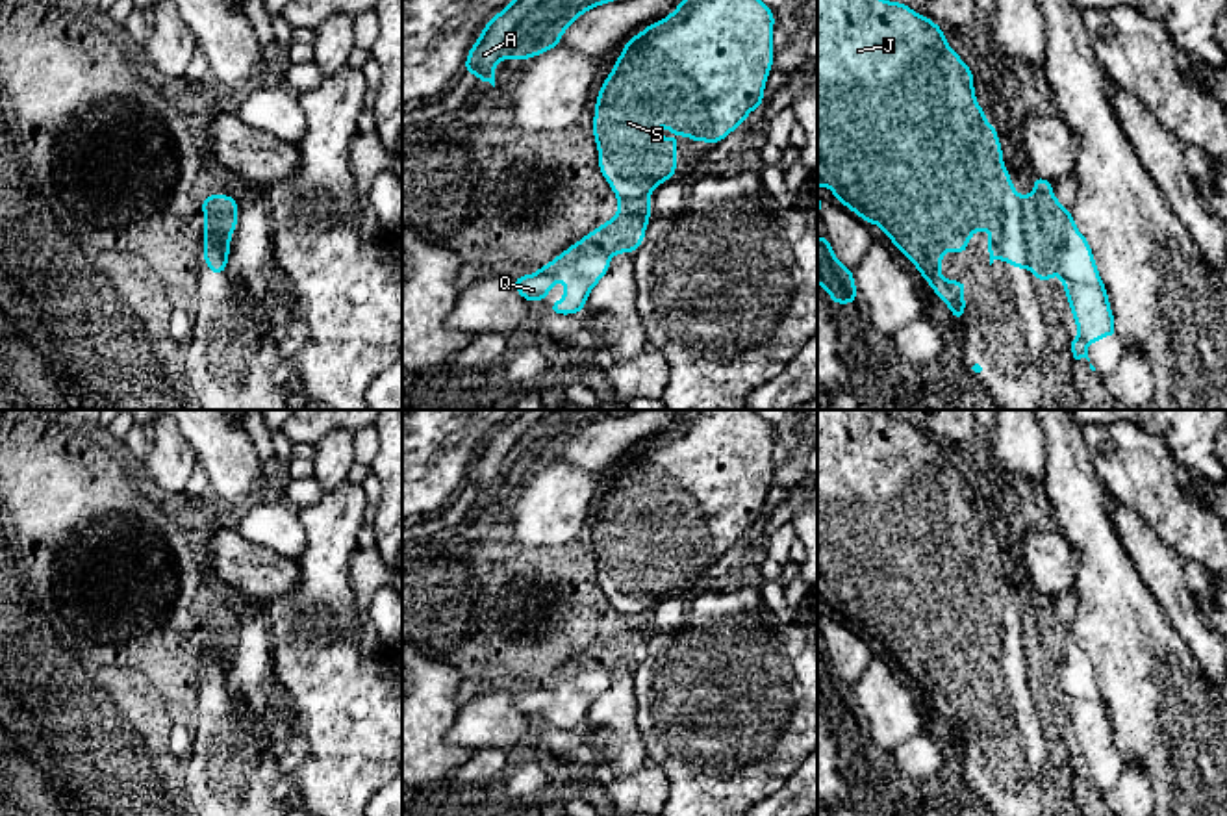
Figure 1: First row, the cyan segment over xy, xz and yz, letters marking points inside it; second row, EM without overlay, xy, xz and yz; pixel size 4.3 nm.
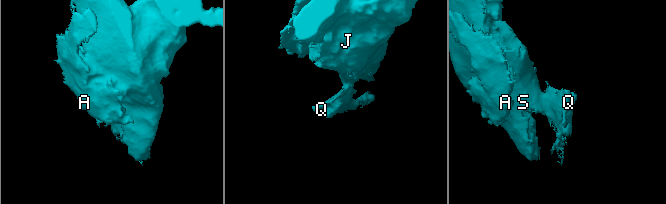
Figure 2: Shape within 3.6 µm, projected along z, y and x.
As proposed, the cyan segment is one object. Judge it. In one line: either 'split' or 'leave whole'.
split

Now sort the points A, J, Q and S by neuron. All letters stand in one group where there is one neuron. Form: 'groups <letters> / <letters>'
groups A J S / Q

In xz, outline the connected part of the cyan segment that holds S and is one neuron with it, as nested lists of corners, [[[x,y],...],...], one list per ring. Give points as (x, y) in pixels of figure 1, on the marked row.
[[[684,0],[671,15],[645,26],[623,45],[623,54],[599,89],[593,115],[597,165],[619,200],[641,200],[664,180],[677,176],[678,132],[689,141],[717,145],[743,126],[753,109],[762,108],[775,59],[773,28],[775,13],[760,0]]]

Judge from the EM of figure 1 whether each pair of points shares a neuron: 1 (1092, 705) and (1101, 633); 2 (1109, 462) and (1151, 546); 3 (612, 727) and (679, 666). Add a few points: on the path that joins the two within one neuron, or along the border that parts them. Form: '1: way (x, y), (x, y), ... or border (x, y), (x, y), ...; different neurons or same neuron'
1: border (1075, 640), (1090, 662), (1111, 720); different neurons
2: border (1107, 492), (1131, 507), (1163, 540); different neurons
3: border (632, 672), (636, 727), (645, 748); different neurons

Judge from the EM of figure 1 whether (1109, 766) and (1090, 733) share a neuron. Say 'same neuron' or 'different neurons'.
same neuron

